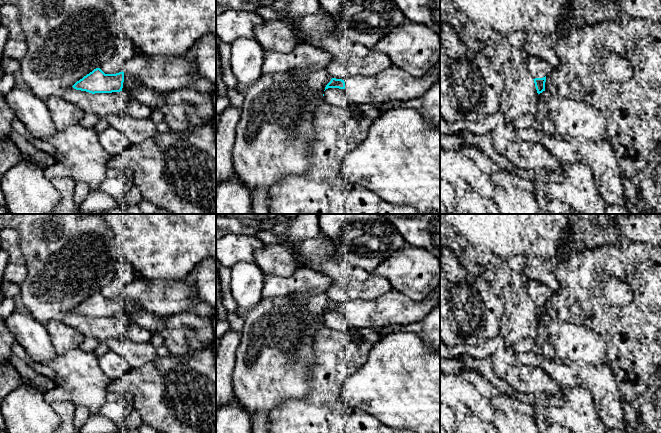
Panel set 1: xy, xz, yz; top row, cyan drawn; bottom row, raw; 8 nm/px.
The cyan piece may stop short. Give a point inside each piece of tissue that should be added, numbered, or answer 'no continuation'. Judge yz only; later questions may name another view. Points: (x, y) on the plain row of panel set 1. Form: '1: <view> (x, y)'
1: yz (536, 293)

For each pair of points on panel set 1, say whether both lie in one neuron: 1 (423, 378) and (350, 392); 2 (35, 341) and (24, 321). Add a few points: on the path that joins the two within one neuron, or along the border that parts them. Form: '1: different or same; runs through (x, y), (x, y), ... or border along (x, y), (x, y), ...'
1: same; runs through (405, 385), (390, 385), (368, 389)
2: same; runs through (32, 336), (24, 326)

